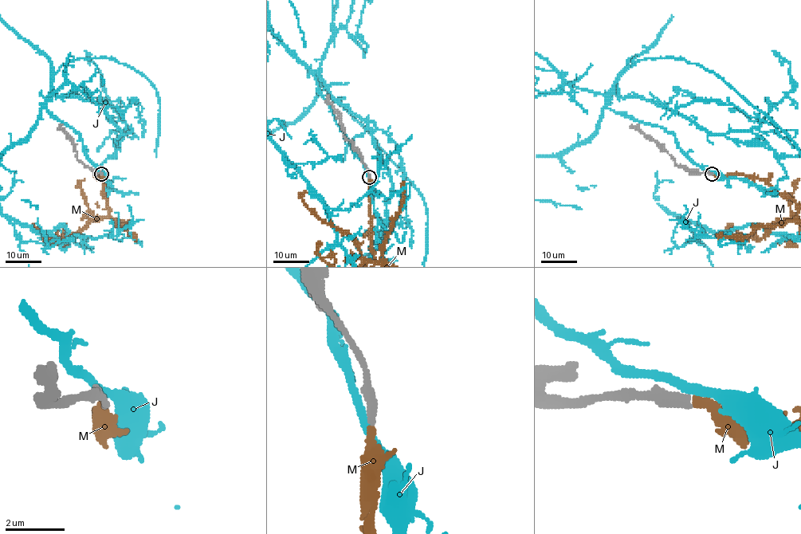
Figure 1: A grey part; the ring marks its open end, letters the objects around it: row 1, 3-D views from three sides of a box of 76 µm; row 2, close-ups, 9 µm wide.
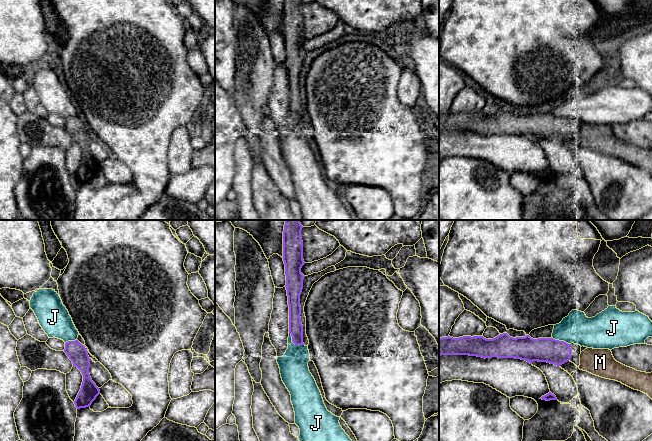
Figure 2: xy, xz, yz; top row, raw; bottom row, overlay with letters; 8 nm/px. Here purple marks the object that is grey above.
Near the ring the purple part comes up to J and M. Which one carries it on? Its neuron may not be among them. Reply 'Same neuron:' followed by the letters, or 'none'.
Same neuron: M

